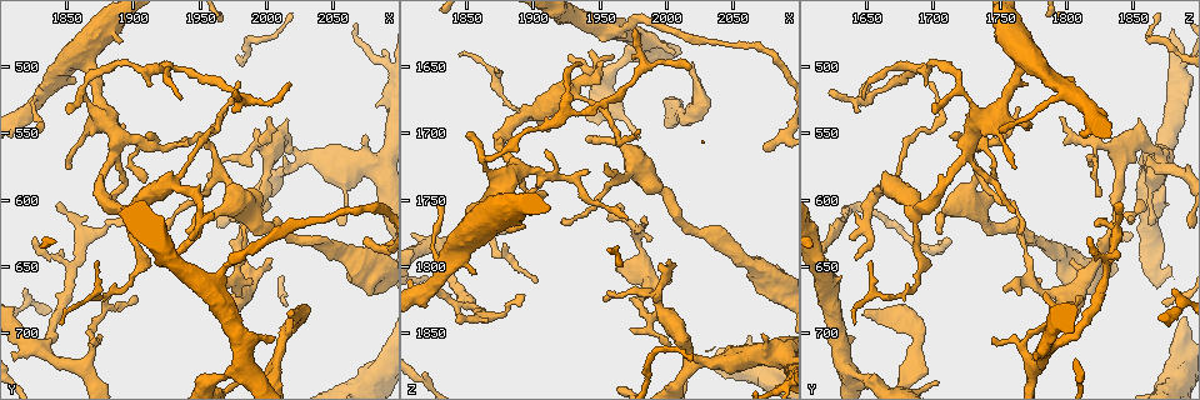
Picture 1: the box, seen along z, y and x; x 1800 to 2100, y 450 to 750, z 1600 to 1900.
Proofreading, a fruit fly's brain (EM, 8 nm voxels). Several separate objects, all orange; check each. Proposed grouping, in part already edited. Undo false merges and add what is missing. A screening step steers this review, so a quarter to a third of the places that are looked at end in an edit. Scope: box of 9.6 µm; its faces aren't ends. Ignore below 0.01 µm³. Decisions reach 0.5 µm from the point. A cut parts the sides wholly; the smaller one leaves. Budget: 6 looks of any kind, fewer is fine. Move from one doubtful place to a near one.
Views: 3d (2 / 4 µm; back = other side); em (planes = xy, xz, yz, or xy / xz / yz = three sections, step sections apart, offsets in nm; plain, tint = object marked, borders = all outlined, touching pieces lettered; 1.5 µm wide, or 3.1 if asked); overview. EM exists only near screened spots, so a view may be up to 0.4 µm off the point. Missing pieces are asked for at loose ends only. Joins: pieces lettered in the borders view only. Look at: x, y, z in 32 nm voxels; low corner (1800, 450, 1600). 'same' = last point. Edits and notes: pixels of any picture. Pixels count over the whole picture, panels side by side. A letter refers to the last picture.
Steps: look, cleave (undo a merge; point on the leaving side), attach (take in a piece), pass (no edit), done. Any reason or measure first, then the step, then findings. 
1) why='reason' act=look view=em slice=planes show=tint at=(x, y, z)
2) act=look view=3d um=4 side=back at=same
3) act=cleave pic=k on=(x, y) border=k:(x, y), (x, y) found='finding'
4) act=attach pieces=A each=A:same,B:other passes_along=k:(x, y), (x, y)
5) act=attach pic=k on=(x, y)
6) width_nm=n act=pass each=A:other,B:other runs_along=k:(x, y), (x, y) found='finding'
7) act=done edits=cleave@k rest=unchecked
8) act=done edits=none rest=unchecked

why='a fork' act=look view=3d um=4 at=(1988, 610, 1836)

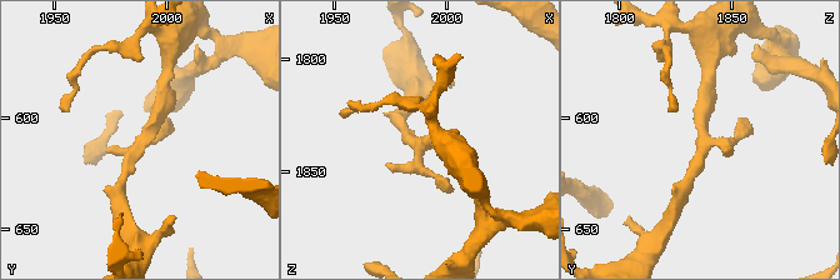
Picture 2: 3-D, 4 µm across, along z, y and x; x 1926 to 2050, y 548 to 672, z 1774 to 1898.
why='shape alone is not enough' act=look view=em slice=planes show=tint at=(1987, 611, 1839)

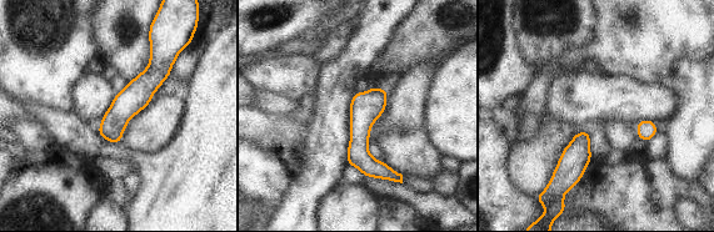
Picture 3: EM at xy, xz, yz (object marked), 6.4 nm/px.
why='see the neighbours' act=look view=em slice=planes show=borders at=same

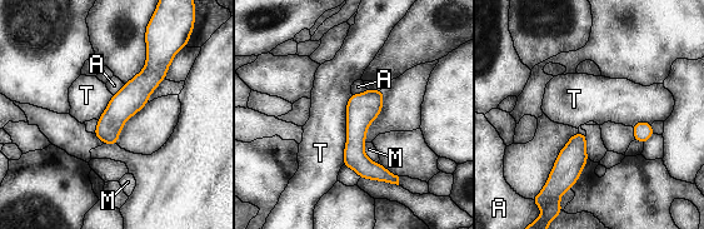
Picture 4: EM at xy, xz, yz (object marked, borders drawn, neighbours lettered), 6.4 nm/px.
width_nm=190 act=pass each=A:other,M:other,T:other runs_along=4:(153, 45), (153, 74), (106, 140) found='continuous, no second neuron'

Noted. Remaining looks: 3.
why='branch stops here' act=look view=em slice=xz step=4 show=tint at=(1846, 638, 1838)

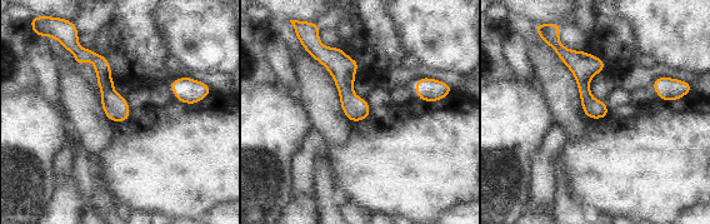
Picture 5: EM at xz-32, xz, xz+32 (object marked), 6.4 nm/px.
why='cut it another way' act=look view=em slice=planes show=borders at=same

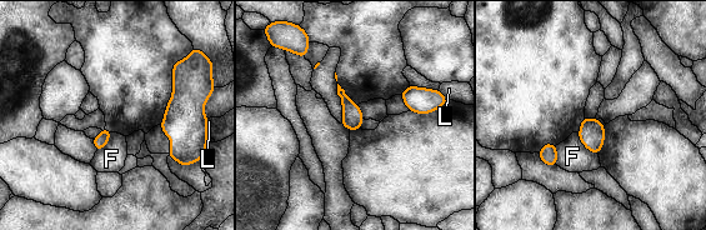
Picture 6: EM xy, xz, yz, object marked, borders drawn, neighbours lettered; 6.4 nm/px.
act=pass each=F:other,L:other border=6:(576, 133), (580, 141), (597, 155) found='no lettered piece goes on from it'

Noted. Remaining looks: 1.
act=done edits=none rest=unchecked

